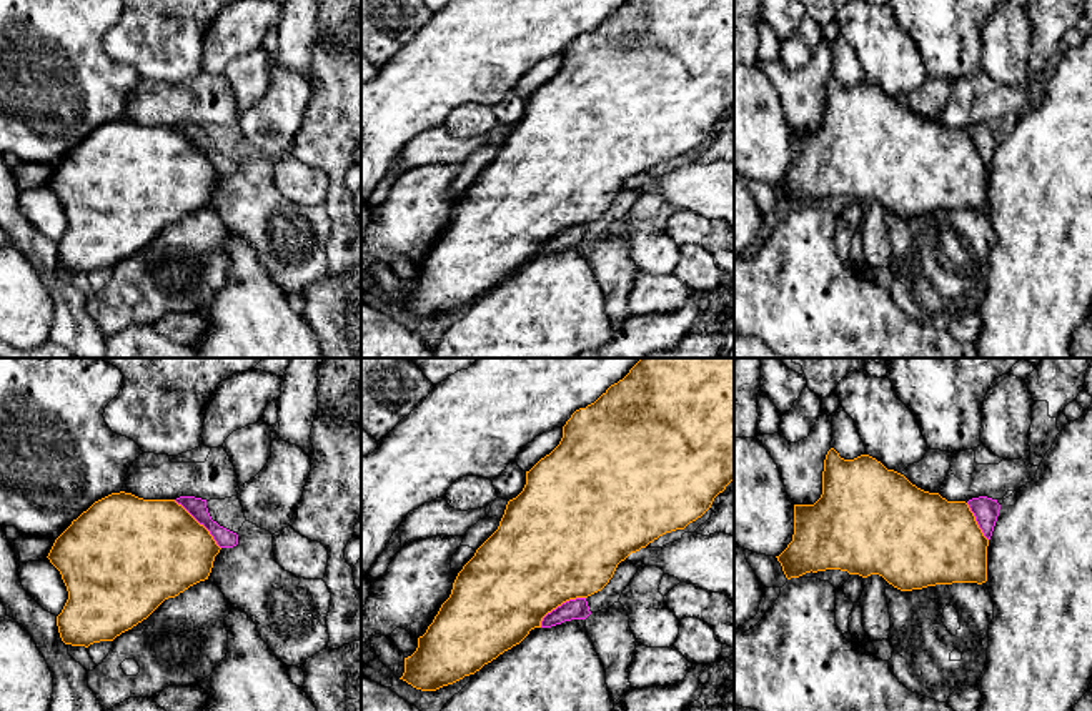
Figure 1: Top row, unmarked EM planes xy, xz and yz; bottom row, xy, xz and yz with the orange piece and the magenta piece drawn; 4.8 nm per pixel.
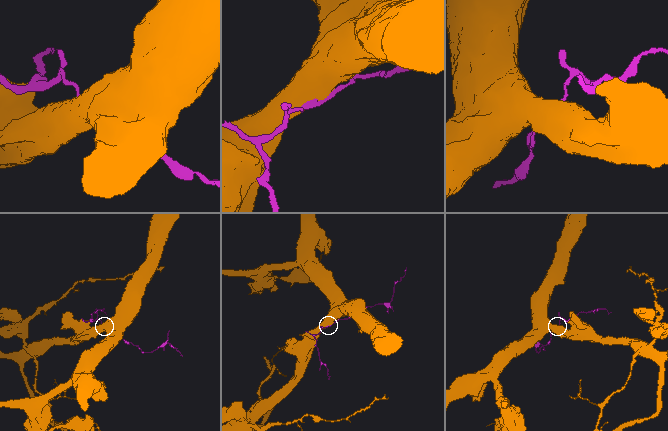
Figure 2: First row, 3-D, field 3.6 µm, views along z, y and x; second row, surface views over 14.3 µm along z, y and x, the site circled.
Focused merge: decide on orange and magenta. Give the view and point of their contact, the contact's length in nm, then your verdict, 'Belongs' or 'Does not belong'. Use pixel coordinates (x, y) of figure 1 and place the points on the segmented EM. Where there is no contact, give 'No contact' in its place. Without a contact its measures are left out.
Touches orange at xy (198, 523). Shared border 340 nm. Does not belong

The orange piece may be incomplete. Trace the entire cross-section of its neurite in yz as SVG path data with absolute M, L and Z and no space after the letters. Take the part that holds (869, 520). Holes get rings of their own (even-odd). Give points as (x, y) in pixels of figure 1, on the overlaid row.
M831 448L824 460L822 495L814 505L794 505L794 534L776 556L787 579L841 569L882 576L901 591L936 584L987 581L989 539L965 501L947 501L912 485L869 455L844 460Z

